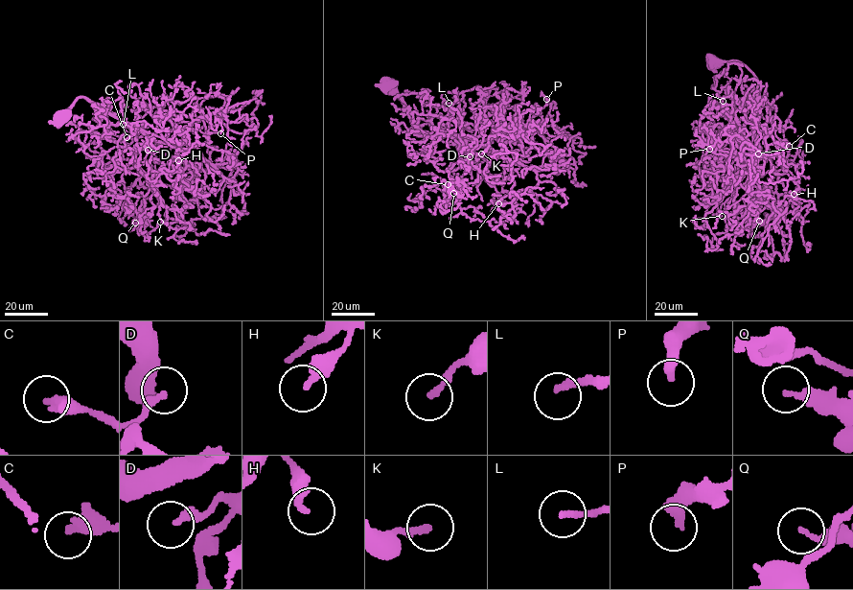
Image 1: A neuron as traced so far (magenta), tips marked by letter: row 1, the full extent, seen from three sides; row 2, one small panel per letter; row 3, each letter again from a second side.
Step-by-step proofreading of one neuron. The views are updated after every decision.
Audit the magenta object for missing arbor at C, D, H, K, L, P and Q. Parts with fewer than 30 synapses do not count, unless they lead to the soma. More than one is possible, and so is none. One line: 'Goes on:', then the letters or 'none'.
Goes on: C, D, L

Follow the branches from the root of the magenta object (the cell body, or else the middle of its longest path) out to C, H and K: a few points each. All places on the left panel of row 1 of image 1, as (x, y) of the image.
C: (60, 112), (84, 97), (150, 133), (135, 160), (127, 158), (133, 165), (122, 158), (132, 141), (126, 137)
H: (60, 112), (84, 97), (154, 139), (181, 142), (179, 160), (165, 164), (161, 156), (174, 145), (178, 160)
K: (60, 112), (78, 97), (84, 97), (150, 133), (133, 152), (132, 158), (166, 208), (168, 219), (160, 222)

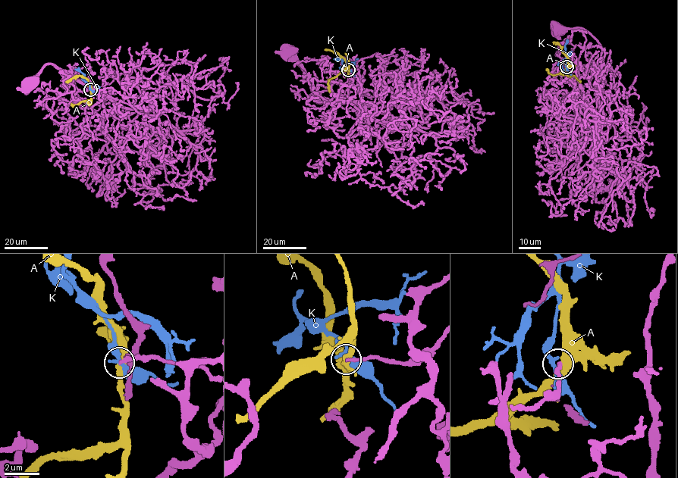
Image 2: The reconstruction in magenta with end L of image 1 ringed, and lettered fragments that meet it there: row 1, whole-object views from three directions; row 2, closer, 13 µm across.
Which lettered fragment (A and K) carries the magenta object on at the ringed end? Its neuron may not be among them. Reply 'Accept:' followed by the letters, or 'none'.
Accept: none

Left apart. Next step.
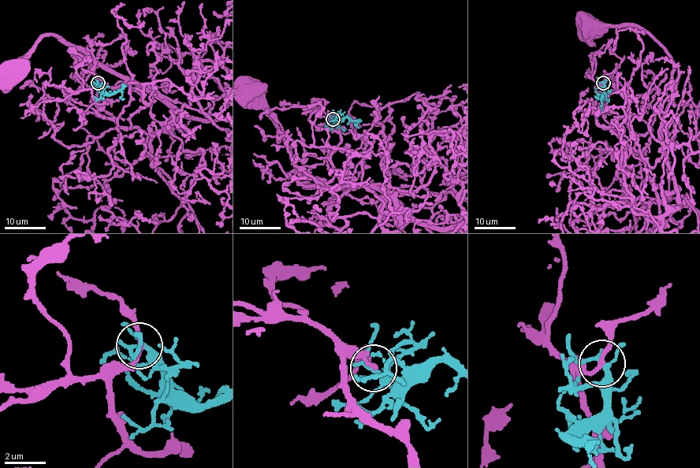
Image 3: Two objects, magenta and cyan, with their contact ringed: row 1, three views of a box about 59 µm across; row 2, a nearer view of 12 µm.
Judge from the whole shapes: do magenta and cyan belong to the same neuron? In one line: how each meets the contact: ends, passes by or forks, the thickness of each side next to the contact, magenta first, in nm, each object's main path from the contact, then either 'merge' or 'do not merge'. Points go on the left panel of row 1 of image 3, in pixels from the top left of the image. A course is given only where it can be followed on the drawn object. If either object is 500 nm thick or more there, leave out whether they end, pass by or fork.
magenta passes by; cyan forks there; 190 nm thick on the magenta side, 220 nm on the other; magenta runs (98, 83), (91, 95), (106, 103), (96, 114), (121, 127), (156, 133), (182, 105), (48, 35), (10, 64); cyan runs (98, 83), (109, 94), (121, 90), (121, 98), (124, 98); do not merge

